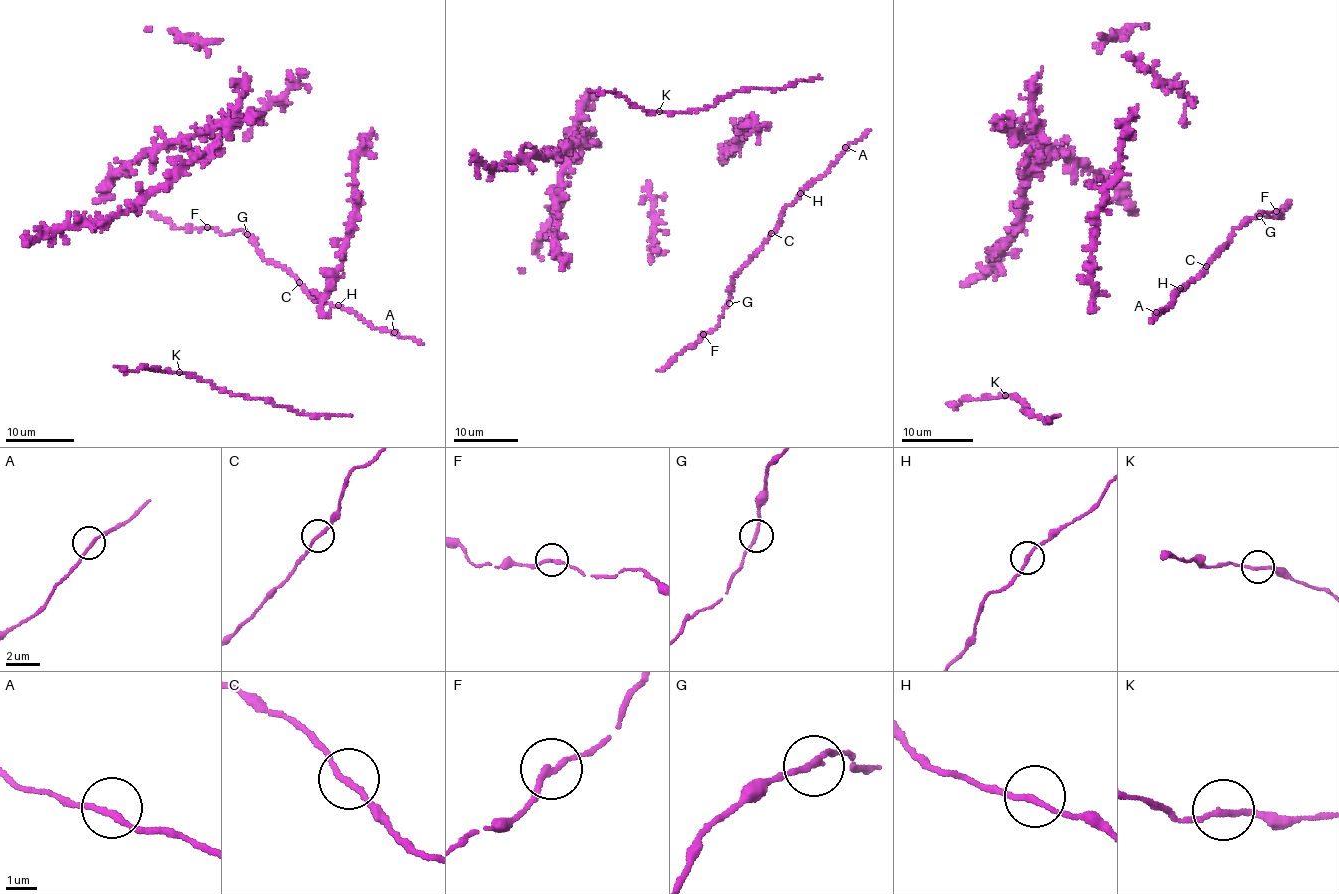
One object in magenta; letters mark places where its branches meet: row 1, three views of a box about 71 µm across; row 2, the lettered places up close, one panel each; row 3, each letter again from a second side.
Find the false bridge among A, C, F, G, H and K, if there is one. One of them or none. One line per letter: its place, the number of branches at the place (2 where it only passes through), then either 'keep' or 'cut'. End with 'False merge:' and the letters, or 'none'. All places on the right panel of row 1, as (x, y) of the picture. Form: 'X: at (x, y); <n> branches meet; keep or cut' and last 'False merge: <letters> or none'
A: at (1156, 312); 2 branches meet; keep
C: at (1206, 266); 2 branches meet; keep
F: at (1276, 211); 2 branches meet; keep
G: at (1259, 216); 2 branches meet; keep
H: at (1180, 288); 2 branches meet; keep
K: at (1005, 395); 2 branches meet; keep
False merge: none

